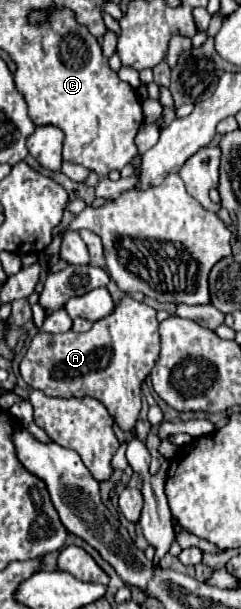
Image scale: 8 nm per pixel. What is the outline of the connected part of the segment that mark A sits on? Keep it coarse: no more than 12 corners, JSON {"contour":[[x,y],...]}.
{"contour":[[124,295],[86,333],[36,333],[20,375],[98,399],[134,435],[160,357],[154,307]]}

